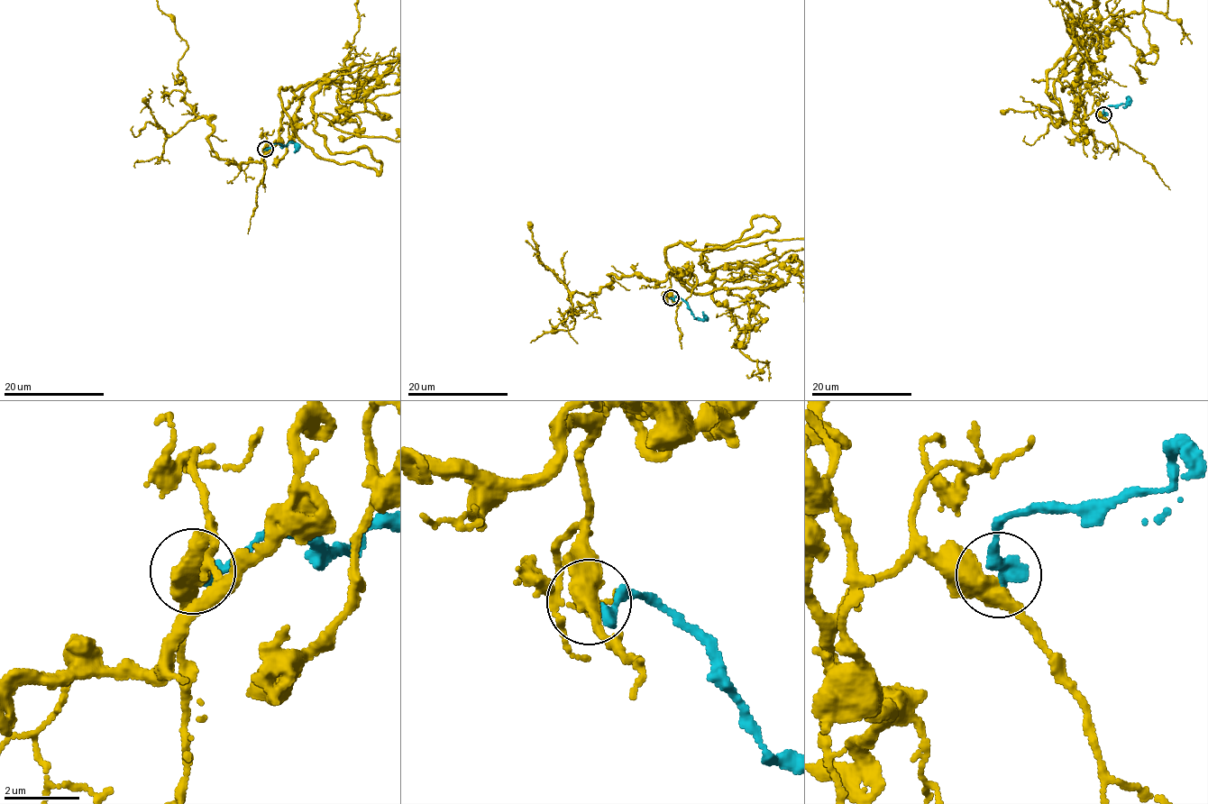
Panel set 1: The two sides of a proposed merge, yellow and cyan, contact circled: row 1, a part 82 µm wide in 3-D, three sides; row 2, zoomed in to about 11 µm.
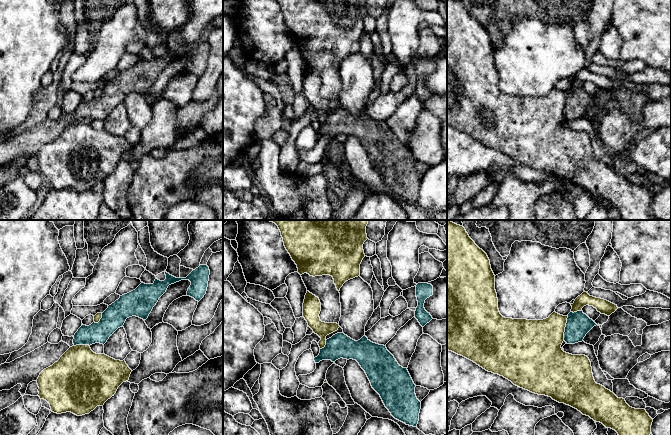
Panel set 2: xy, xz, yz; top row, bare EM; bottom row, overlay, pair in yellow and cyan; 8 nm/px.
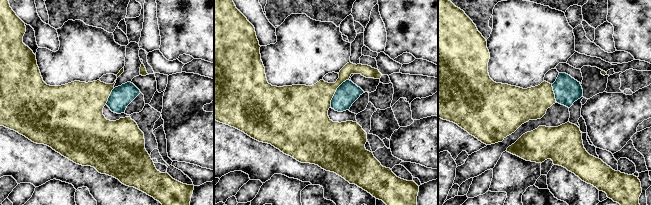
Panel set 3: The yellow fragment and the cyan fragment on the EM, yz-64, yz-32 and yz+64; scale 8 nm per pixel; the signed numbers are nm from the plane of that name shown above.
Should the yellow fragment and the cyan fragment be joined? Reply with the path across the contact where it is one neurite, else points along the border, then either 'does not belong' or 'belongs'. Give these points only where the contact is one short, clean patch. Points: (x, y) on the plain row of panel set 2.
border yz (567, 91), (563, 116); does not belong

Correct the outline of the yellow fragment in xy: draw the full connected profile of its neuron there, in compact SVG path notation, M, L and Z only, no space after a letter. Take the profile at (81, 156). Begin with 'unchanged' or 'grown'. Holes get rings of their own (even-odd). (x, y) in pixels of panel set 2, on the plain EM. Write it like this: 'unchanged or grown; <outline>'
unchanged; M76 121L70 123L52 142L44 145L38 155L38 172L46 176L51 183L51 187L57 190L71 188L77 192L89 190L97 182L104 179L116 169L118 163L129 156L132 146L125 136L115 136L105 130L94 129L89 121Z

